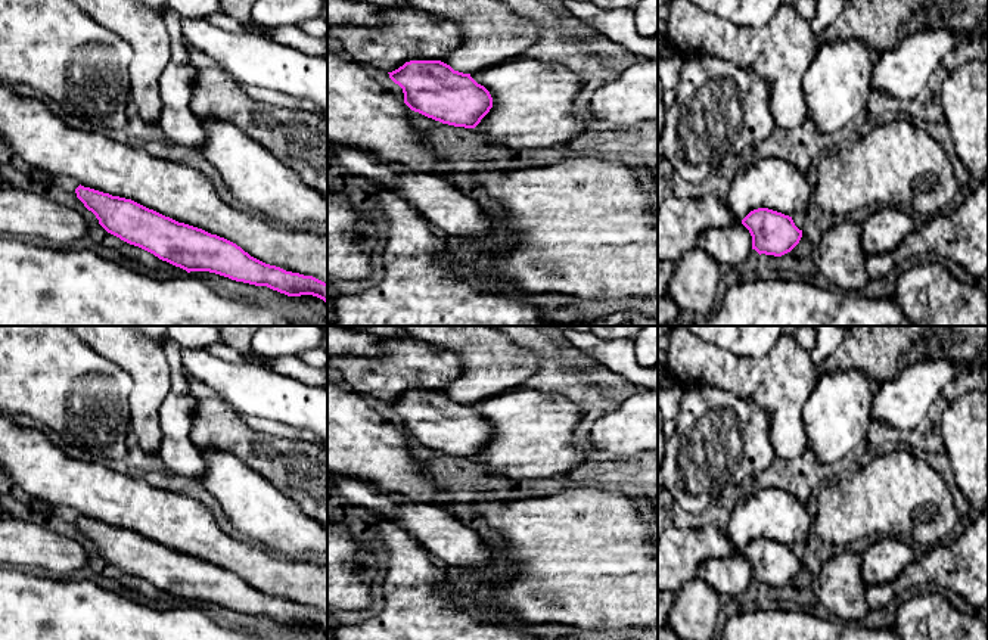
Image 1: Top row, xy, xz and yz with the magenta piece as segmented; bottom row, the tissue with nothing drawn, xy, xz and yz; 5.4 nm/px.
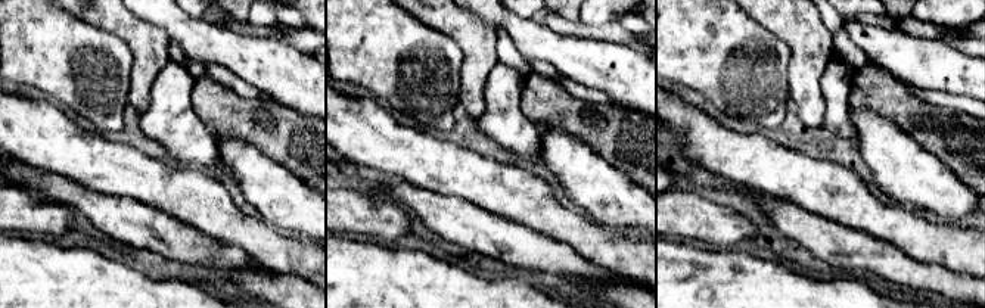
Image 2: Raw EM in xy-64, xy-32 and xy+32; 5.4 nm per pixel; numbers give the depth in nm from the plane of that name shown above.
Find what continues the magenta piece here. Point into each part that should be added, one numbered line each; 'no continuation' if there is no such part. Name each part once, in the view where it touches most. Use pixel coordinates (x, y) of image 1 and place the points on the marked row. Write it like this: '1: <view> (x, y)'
1: xy (37, 136)

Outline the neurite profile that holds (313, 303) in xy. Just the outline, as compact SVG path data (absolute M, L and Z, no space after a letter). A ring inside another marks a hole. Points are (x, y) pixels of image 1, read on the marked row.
M313 295L289 296L292 301L320 314L327 321L327 302Z

